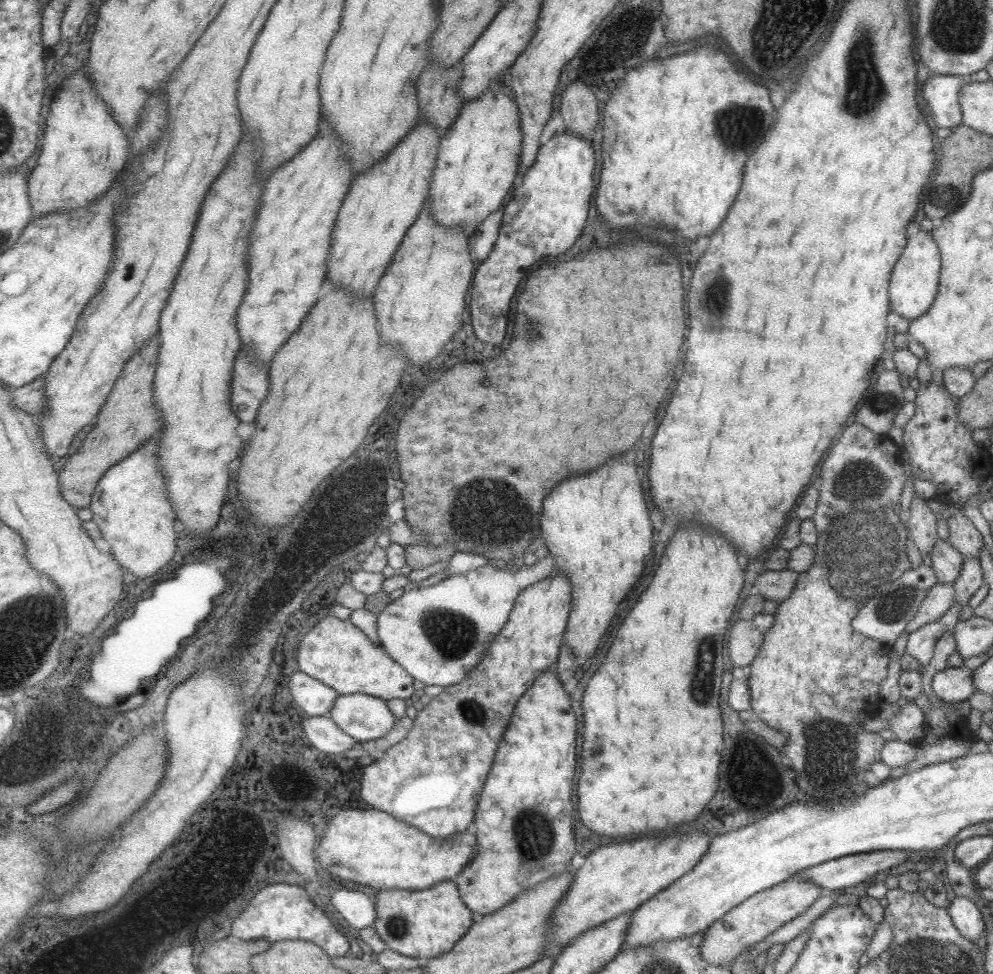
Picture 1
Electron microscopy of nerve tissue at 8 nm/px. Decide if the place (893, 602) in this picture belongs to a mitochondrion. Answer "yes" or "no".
yes

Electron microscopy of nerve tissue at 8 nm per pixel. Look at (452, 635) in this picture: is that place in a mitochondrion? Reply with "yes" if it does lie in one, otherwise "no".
yes

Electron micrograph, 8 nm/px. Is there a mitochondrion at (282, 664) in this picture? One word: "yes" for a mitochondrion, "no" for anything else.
no

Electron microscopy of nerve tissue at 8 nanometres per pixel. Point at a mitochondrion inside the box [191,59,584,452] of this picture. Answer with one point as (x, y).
(522, 331)

